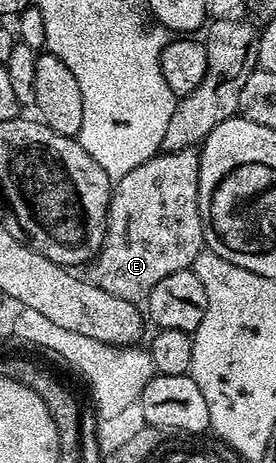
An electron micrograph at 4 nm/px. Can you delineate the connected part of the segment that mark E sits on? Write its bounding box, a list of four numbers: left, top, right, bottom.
[86,148,205,302]

